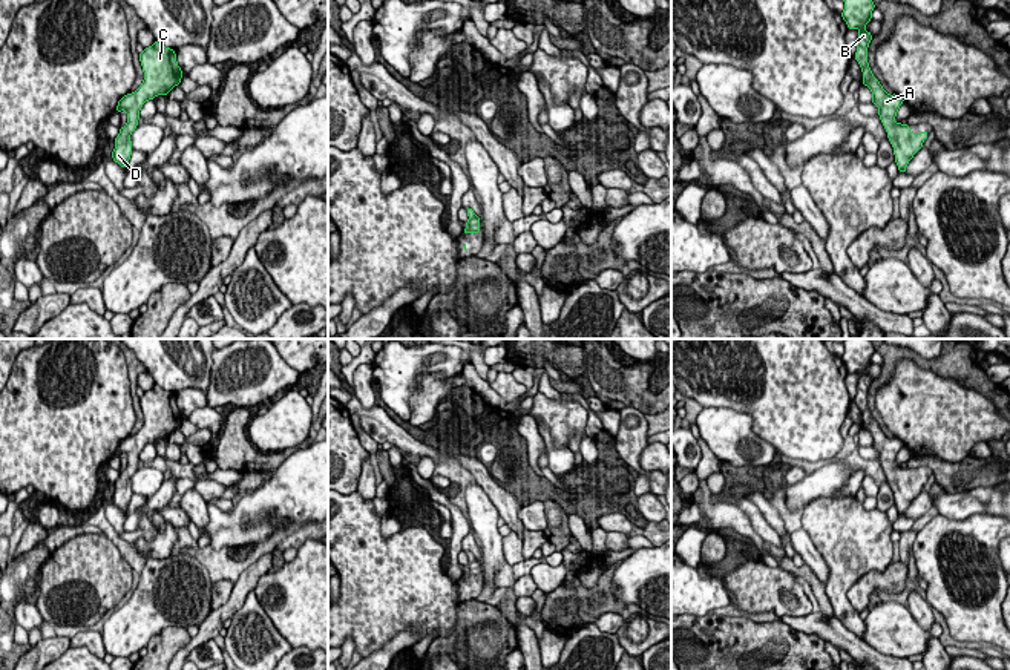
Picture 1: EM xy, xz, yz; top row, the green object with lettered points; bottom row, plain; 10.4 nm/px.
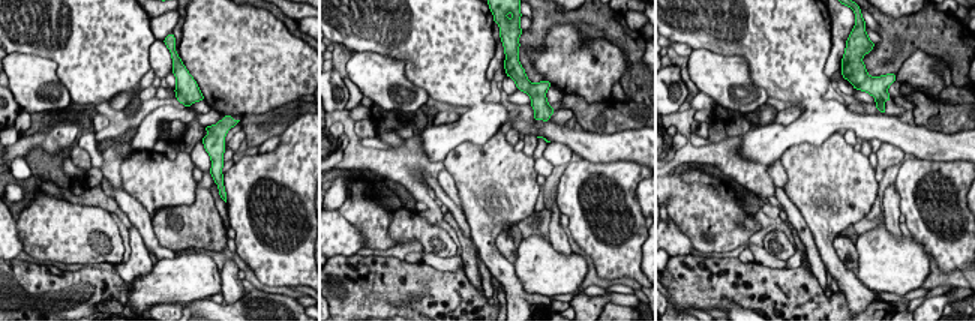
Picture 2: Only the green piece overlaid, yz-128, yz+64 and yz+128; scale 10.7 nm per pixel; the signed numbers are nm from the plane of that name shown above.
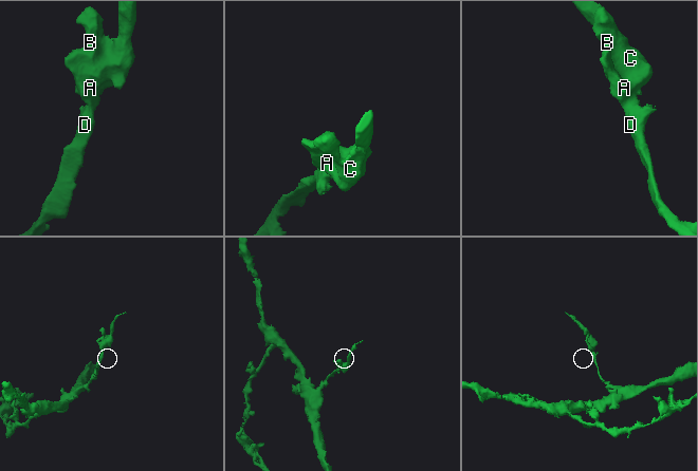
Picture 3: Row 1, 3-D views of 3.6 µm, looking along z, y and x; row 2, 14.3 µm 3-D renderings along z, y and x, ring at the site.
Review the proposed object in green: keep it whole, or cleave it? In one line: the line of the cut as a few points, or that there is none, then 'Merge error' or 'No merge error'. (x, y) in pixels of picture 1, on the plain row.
No split. No merge error

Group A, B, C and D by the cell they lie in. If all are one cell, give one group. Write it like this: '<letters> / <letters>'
A B C D

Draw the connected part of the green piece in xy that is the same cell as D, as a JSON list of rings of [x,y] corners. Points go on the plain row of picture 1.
[[[156,383],[152,389],[144,391],[139,397],[139,405],[144,415],[141,429],[135,435],[124,438],[115,452],[115,455],[127,455],[127,466],[113,483],[115,492],[112,495],[113,504],[123,512],[127,509],[133,494],[130,478],[138,469],[139,452],[147,443],[153,443],[156,438],[167,438],[175,429],[179,429],[182,422],[175,392],[166,391]]]

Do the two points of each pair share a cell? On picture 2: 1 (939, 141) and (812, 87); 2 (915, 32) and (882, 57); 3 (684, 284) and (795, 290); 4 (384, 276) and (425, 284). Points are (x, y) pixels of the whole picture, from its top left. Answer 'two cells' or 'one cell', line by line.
1: one cell
2: one cell
3: one cell
4: one cell

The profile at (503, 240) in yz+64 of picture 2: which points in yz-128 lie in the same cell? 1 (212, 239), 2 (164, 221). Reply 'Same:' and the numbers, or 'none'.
Same: 1, 2

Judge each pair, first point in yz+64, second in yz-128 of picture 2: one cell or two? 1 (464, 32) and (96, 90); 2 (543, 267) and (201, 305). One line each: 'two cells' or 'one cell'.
1: one cell
2: two cells

